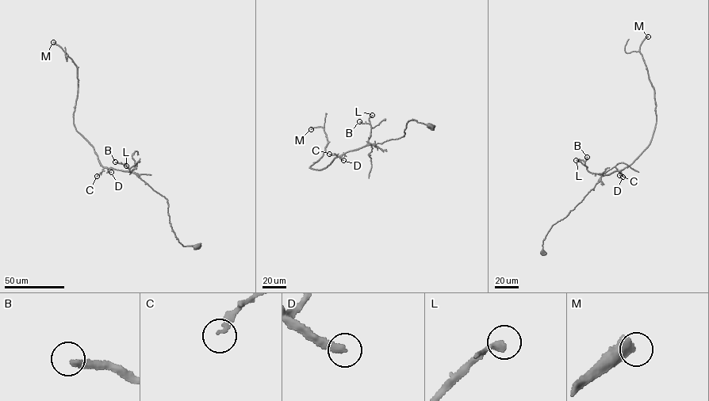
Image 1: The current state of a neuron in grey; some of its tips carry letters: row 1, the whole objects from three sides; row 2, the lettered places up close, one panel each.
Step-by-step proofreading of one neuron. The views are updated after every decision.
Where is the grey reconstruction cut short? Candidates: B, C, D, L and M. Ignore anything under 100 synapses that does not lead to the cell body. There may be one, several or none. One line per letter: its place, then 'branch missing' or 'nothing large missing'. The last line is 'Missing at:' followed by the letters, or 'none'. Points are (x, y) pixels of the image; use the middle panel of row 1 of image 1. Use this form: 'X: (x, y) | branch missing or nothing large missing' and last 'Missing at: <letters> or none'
B: (359, 121) | nothing large missing
C: (329, 154) | nothing large missing
D: (343, 160) | branch missing
L: (372, 115) | nothing large missing
M: (311, 129) | branch missing
Missing at: D, M

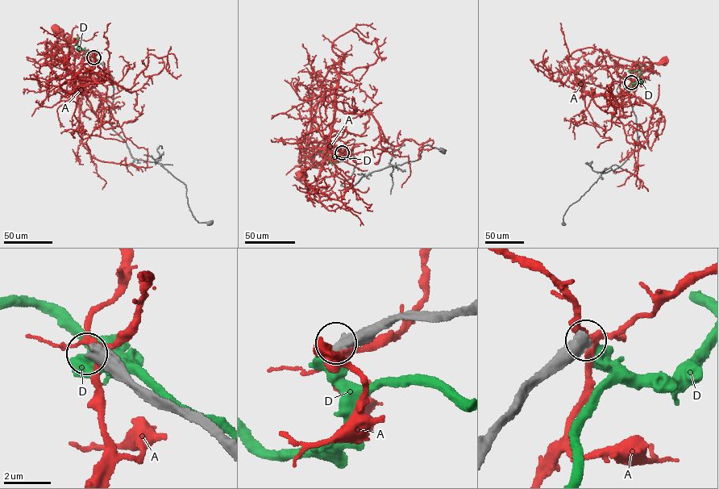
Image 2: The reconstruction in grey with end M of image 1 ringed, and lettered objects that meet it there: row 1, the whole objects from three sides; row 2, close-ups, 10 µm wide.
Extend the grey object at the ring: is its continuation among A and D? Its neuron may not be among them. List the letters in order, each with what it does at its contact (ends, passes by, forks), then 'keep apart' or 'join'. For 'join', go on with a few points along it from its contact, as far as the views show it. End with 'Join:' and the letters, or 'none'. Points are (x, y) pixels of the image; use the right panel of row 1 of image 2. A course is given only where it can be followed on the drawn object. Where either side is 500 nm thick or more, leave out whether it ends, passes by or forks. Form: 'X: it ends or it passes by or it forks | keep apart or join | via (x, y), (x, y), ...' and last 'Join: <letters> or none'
A: keep apart
D: keep apart
Join: none

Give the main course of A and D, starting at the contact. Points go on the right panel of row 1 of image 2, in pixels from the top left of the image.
A: (631, 82), (621, 97), (589, 94), (578, 84), (568, 57), (575, 52), (591, 48), (631, 60), (662, 61)
D: (632, 82), (635, 82), (641, 72), (638, 69), (633, 72), (628, 70)

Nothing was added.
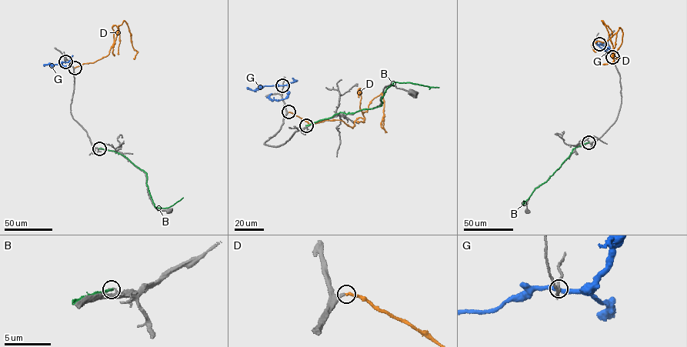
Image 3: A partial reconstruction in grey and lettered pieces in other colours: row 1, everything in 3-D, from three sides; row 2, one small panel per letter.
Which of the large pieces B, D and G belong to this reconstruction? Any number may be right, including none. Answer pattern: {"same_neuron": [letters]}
{"same_neuron": ["D"]}

